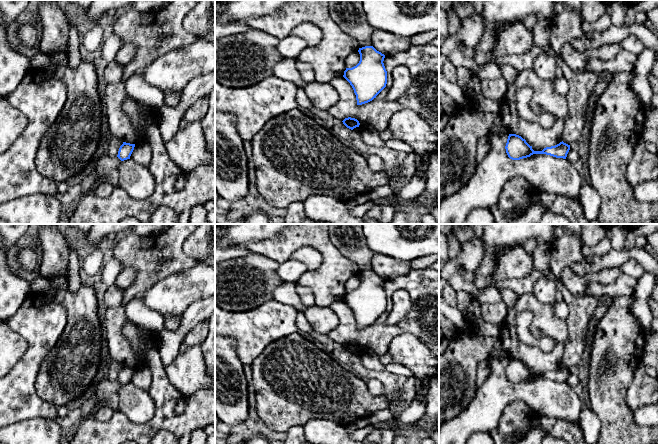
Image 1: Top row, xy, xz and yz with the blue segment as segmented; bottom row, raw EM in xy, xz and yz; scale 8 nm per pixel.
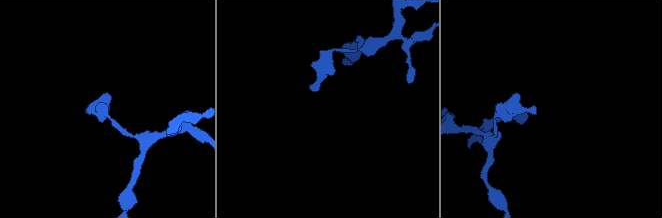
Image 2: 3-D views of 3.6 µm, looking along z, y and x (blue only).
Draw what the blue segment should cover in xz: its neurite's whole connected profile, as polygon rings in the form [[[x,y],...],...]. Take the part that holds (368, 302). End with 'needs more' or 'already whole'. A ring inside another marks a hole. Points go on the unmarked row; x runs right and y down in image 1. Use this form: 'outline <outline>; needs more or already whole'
outline [[[373,270],[359,272],[359,287],[346,292],[343,301],[350,307],[356,319],[357,329],[362,329],[372,325],[386,311],[387,295],[384,290],[385,279],[377,275]]]; already whole

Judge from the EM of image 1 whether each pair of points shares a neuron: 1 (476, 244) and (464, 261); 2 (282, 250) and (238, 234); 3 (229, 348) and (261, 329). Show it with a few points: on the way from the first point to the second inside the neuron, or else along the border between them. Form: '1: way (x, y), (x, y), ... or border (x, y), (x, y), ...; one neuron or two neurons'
1: way (474, 248), (468, 257); one neuron
2: border (277, 234), (253, 242), (247, 247); two neurons
3: border (225, 335), (236, 341), (236, 354), (243, 365); two neurons

